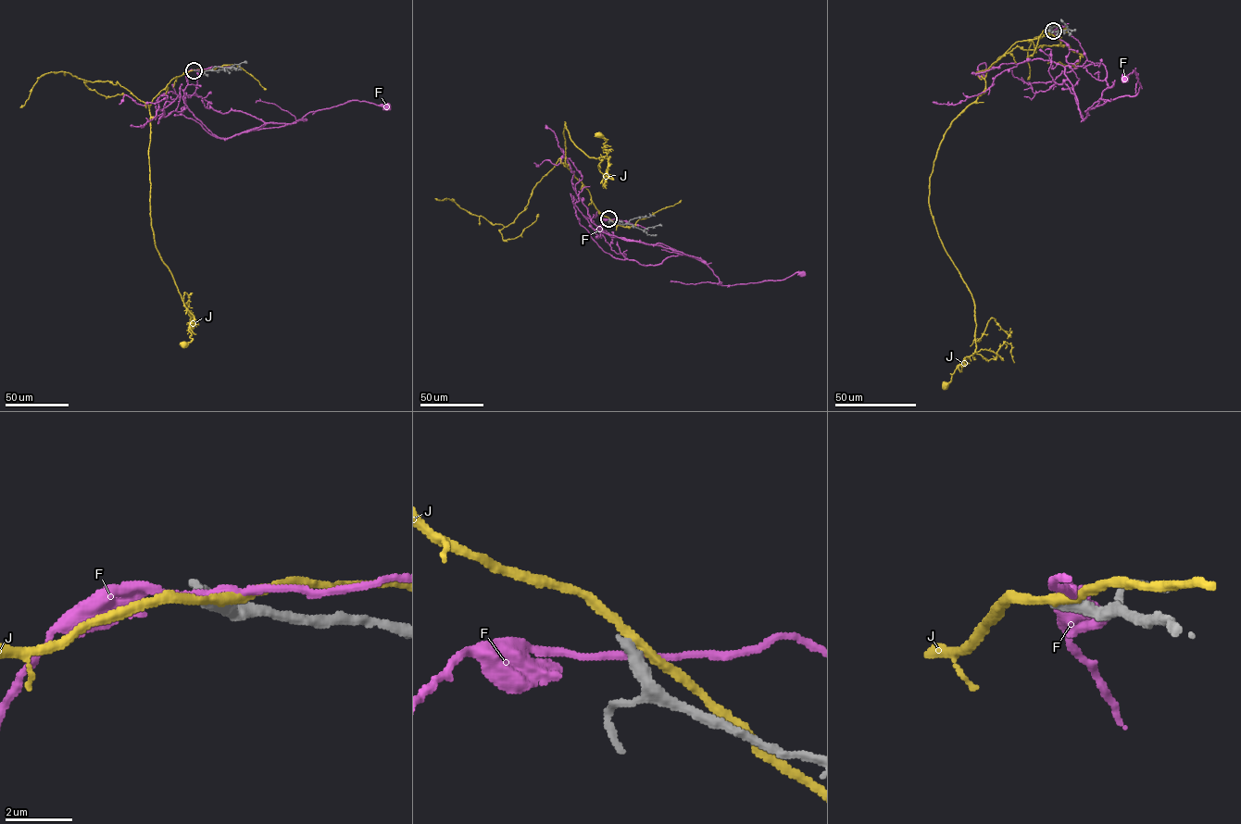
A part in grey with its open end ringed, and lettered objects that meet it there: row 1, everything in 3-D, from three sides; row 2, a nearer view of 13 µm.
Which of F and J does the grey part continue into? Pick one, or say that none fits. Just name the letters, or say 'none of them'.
none of them

